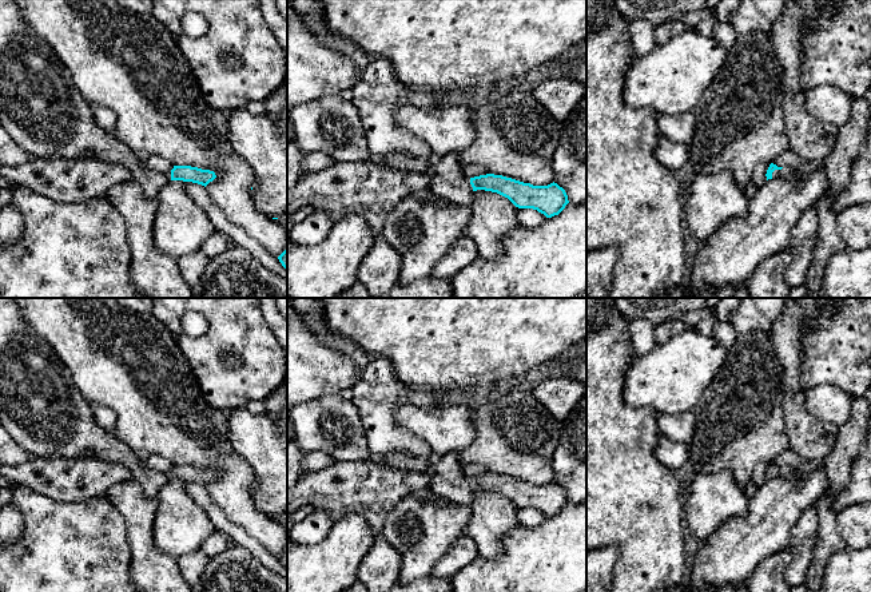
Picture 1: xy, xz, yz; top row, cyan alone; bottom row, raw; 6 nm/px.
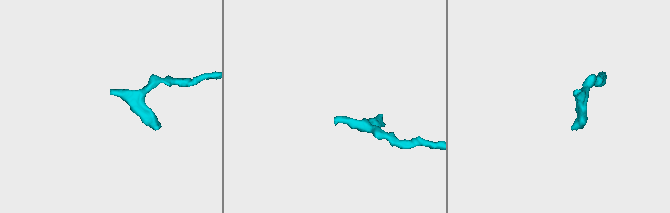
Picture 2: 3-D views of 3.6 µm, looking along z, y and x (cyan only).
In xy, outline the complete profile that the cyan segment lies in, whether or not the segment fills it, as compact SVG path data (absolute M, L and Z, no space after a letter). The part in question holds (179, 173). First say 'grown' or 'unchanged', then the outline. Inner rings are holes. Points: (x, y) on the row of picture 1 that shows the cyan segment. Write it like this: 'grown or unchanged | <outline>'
grown | M0 0L0 126L33 159L57 155L65 160L96 158L110 164L120 164L130 171L147 198L156 198L170 180L192 182L207 186L216 175L214 171L191 166L174 166L170 172L148 170L135 152L116 136L106 132L94 116L90 103L83 98L71 72L65 68L51 45L41 39L23 19L15 0Z

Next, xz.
grown | M458 152L441 156L436 168L429 182L430 190L456 204L469 206L473 192L485 190L508 198L518 208L533 208L552 218L569 203L565 190L554 182L548 186L533 186L494 174L465 178Z

